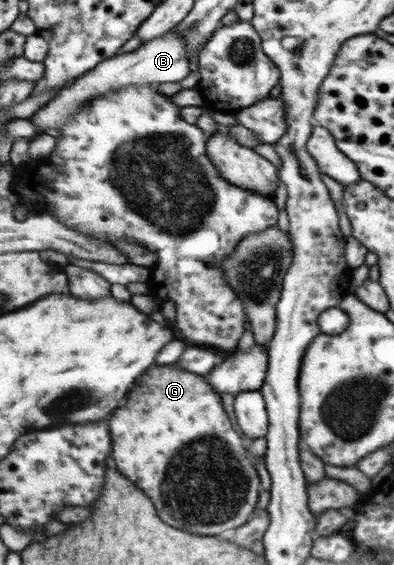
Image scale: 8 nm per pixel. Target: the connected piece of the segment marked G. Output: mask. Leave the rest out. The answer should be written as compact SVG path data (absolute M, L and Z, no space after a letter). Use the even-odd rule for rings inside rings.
M157 366L139 380L127 404L113 414L110 432L112 438L115 436L113 458L117 468L155 500L159 516L163 516L167 524L187 532L215 536L241 527L249 518L257 500L259 480L239 434L231 428L231 422L223 412L218 390L205 380L205 376L175 366Z

